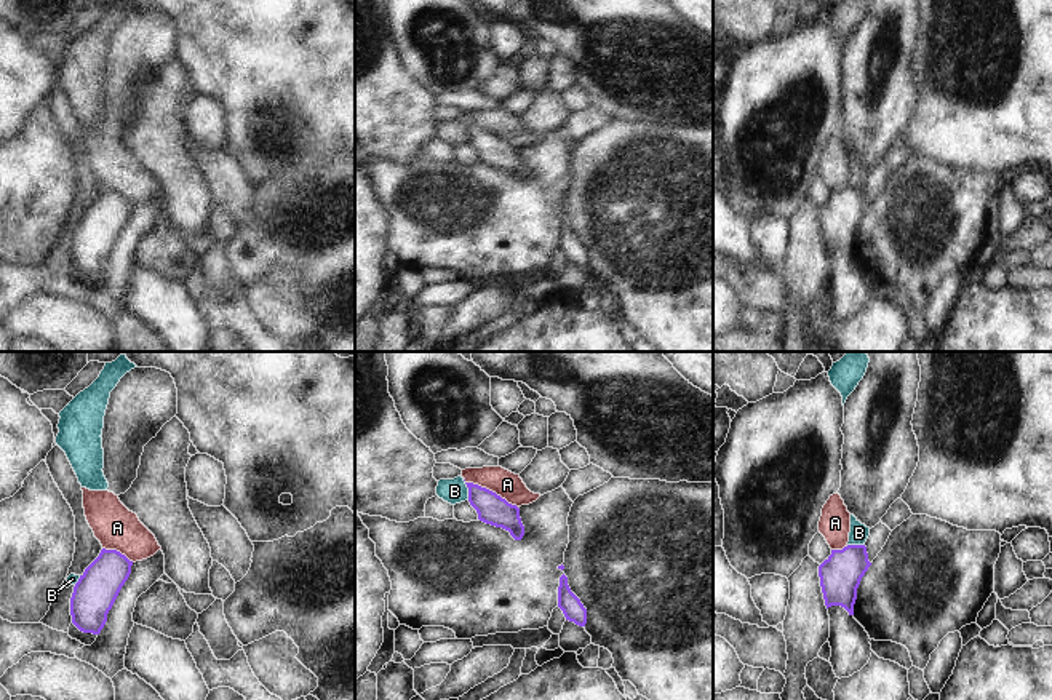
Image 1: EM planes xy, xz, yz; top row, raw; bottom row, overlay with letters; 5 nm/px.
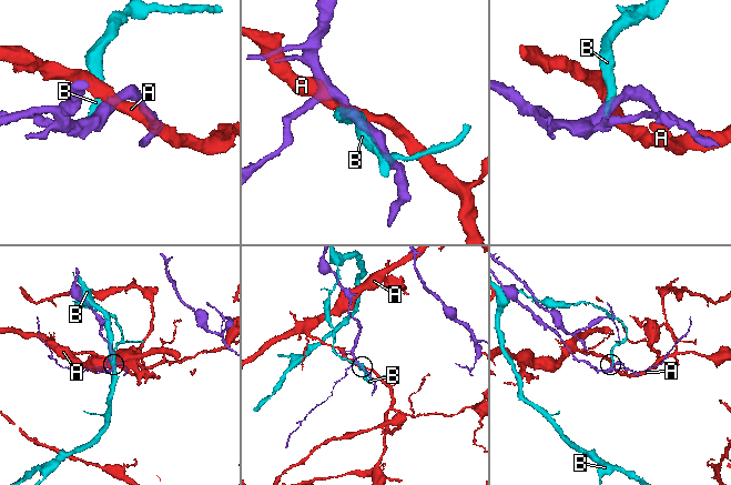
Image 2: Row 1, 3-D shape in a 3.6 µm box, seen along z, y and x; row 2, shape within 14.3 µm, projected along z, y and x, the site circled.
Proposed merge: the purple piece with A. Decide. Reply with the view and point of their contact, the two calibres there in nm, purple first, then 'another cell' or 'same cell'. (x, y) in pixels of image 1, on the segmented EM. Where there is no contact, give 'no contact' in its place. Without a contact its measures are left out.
xz (491, 491) | 150/140 nm | another cell

